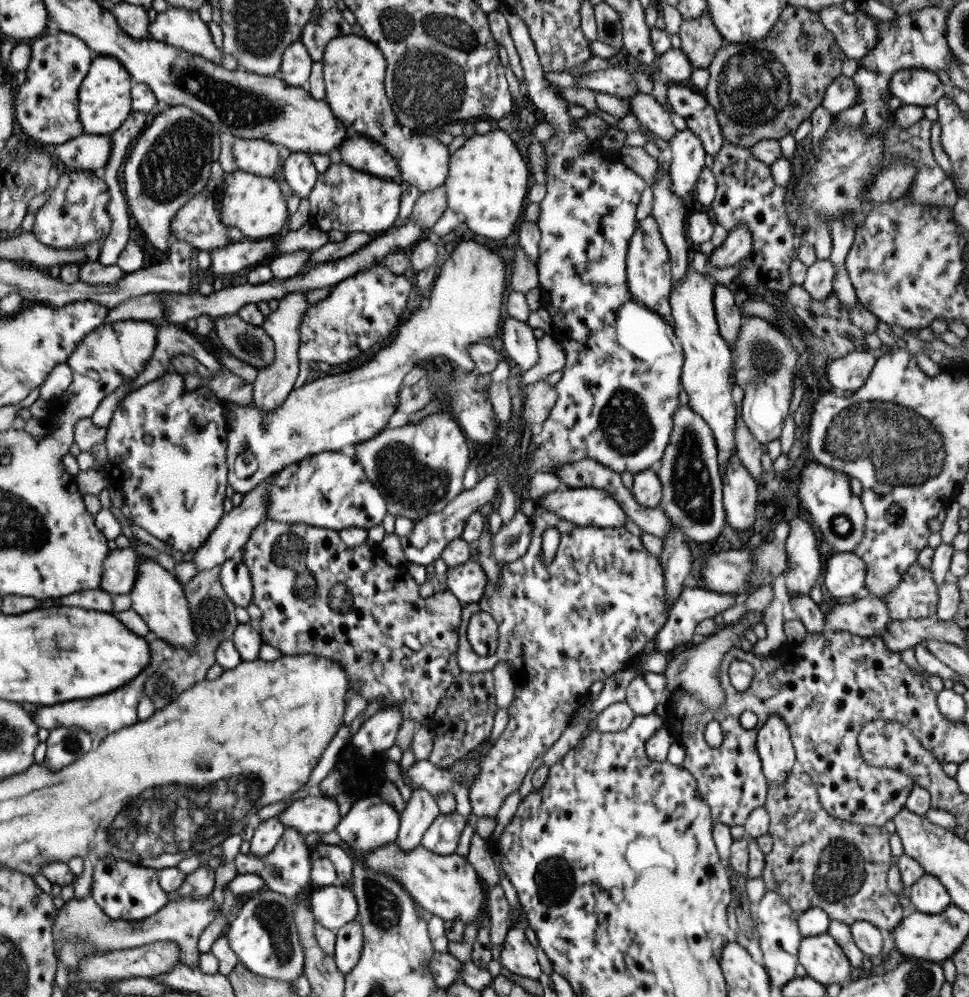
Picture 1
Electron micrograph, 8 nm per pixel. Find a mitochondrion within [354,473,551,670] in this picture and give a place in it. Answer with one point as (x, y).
(511, 542)

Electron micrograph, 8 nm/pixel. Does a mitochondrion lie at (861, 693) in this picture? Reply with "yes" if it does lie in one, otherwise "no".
no

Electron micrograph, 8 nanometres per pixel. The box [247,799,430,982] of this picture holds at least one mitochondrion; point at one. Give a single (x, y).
(272, 917)

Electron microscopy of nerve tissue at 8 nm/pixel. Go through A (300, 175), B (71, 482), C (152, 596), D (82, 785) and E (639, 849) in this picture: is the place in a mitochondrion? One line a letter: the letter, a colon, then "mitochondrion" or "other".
A: other
B: other
C: other
D: other
E: other

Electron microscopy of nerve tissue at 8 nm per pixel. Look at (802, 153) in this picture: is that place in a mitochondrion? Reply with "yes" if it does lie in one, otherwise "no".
no

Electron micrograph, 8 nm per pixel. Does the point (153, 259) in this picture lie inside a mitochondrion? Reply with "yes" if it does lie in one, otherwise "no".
no

